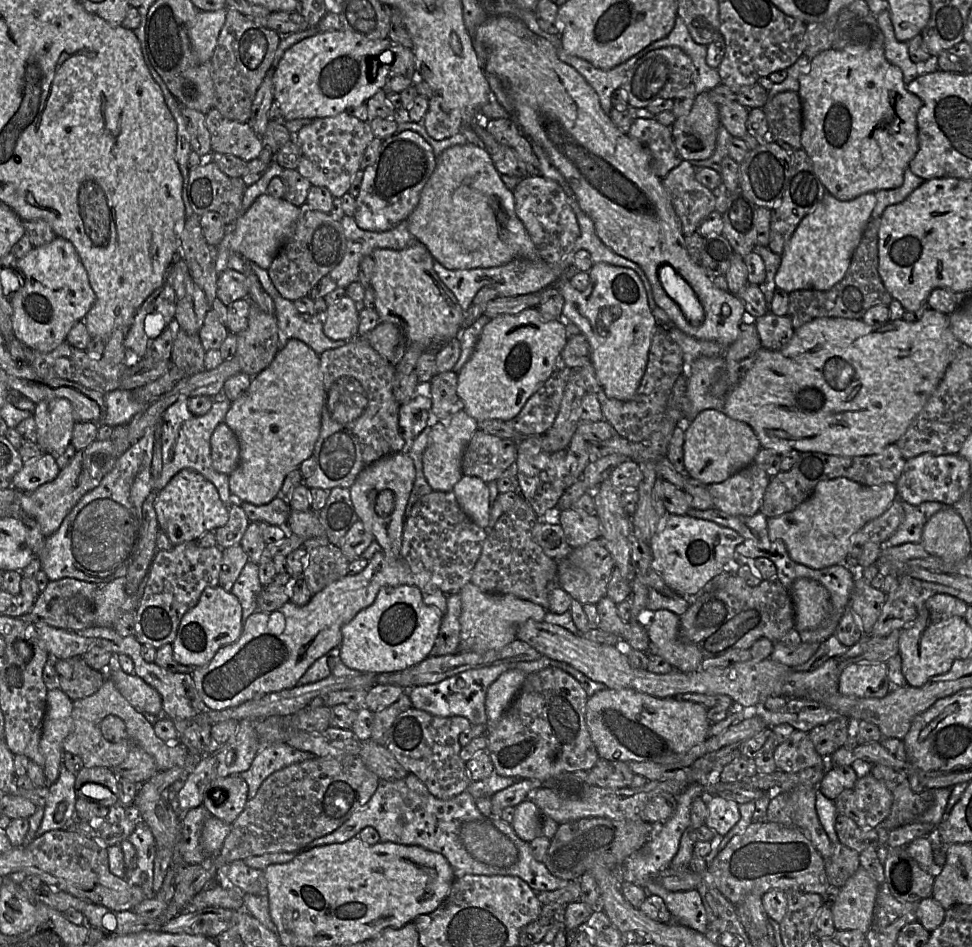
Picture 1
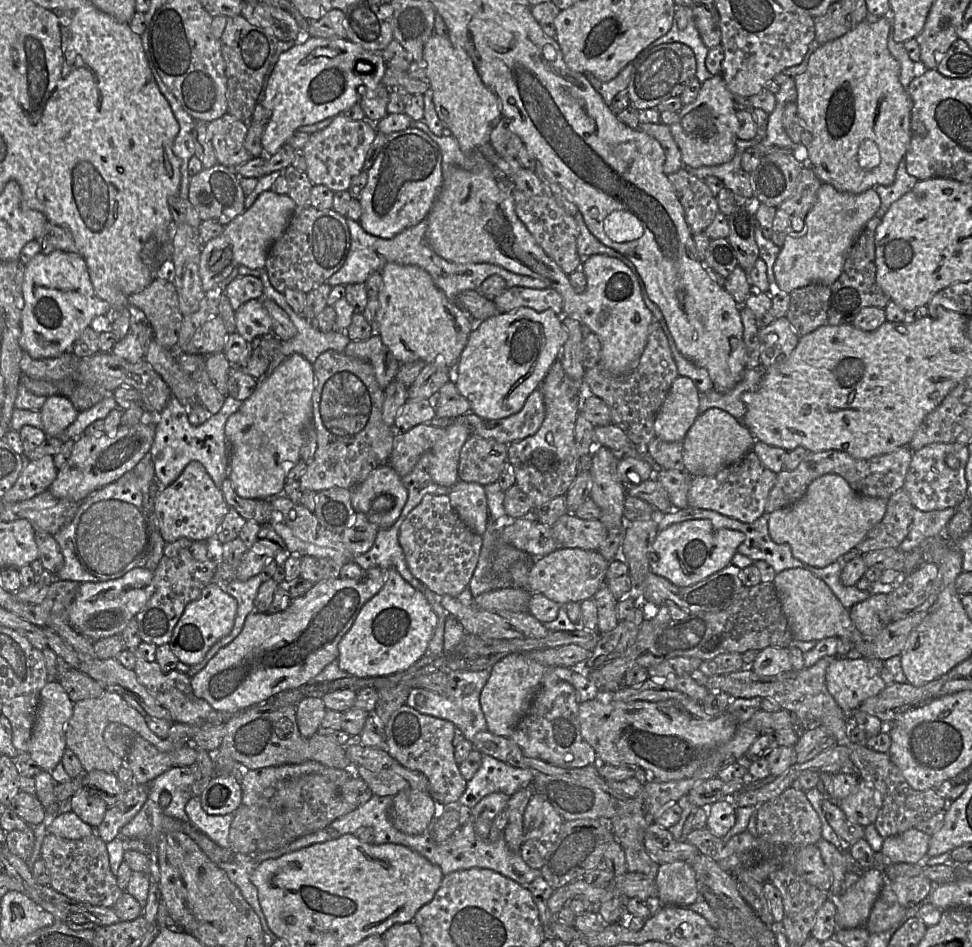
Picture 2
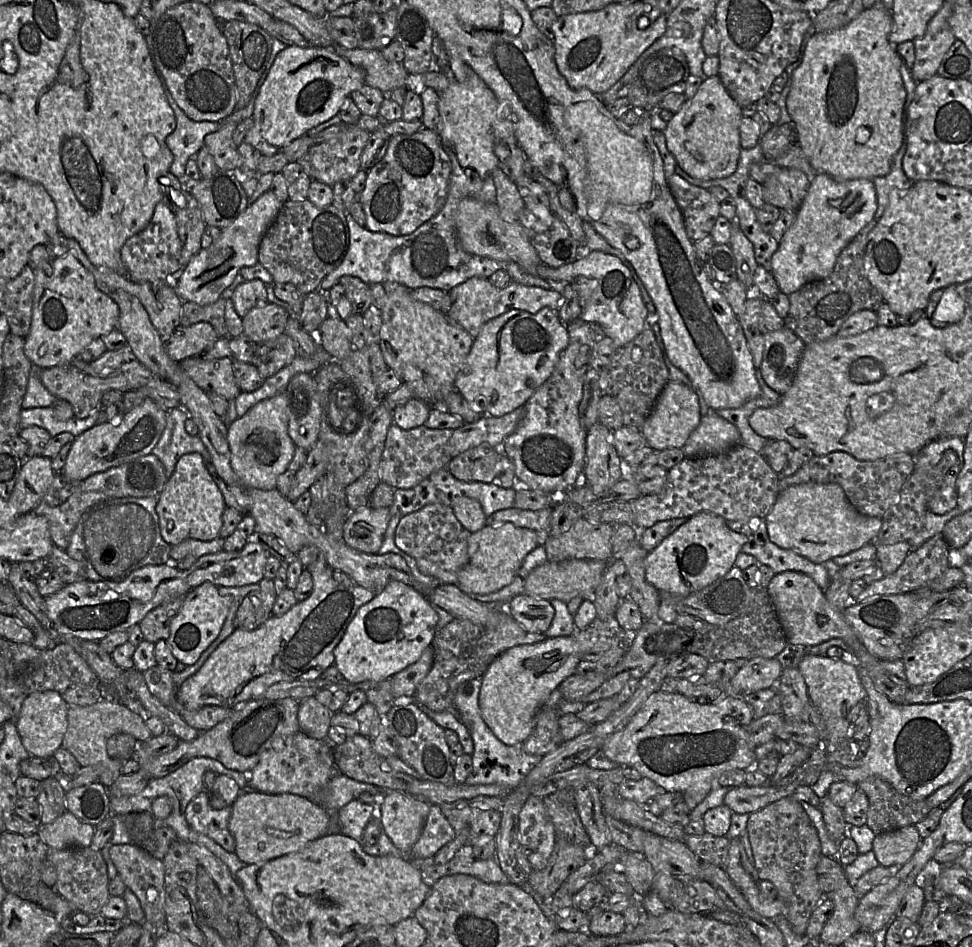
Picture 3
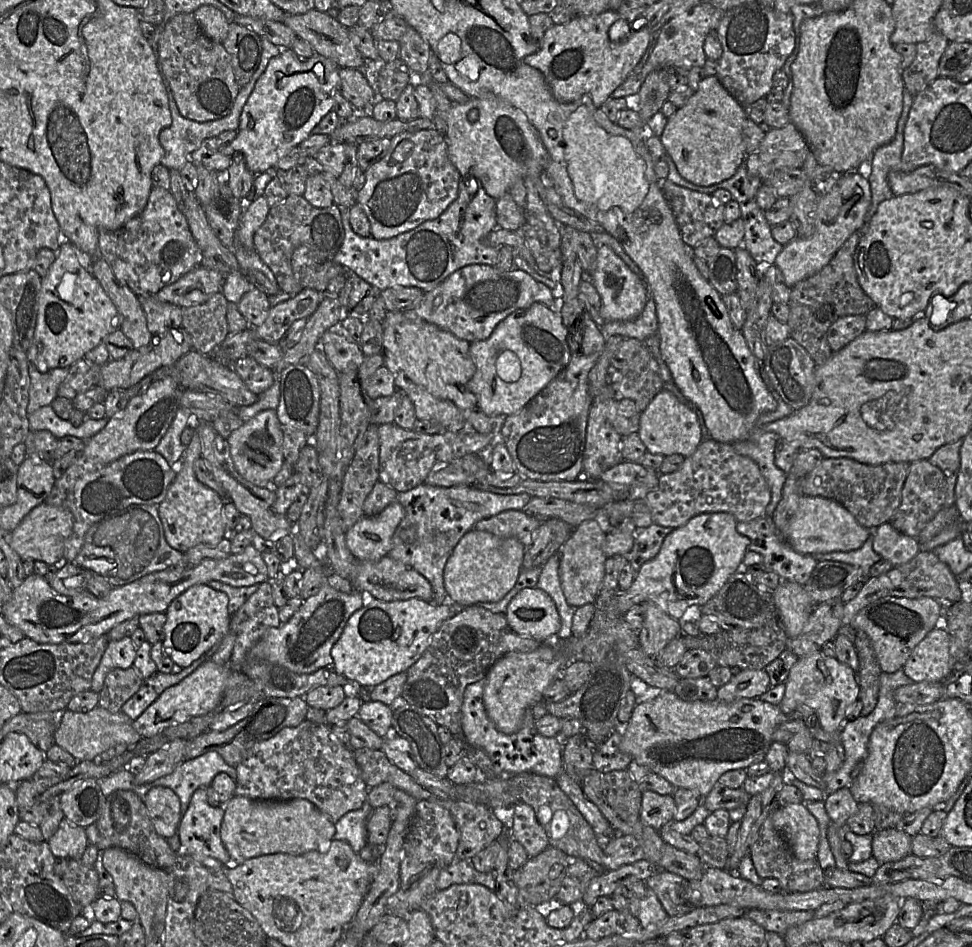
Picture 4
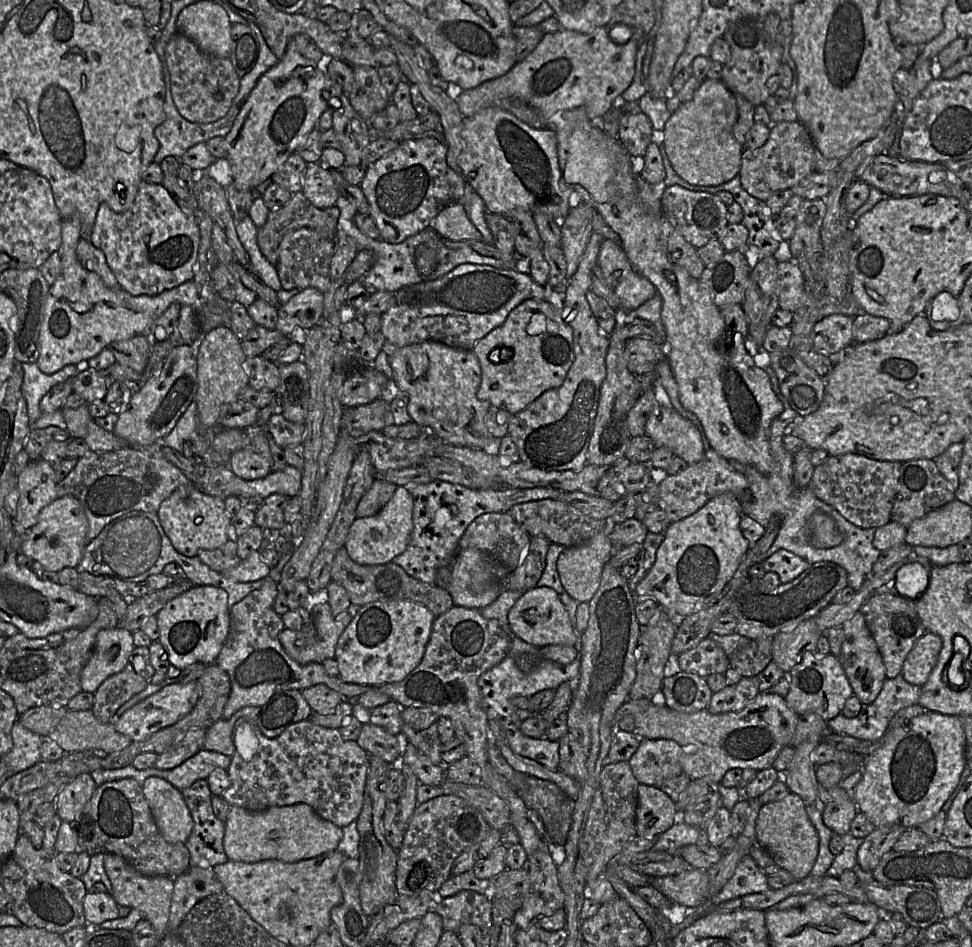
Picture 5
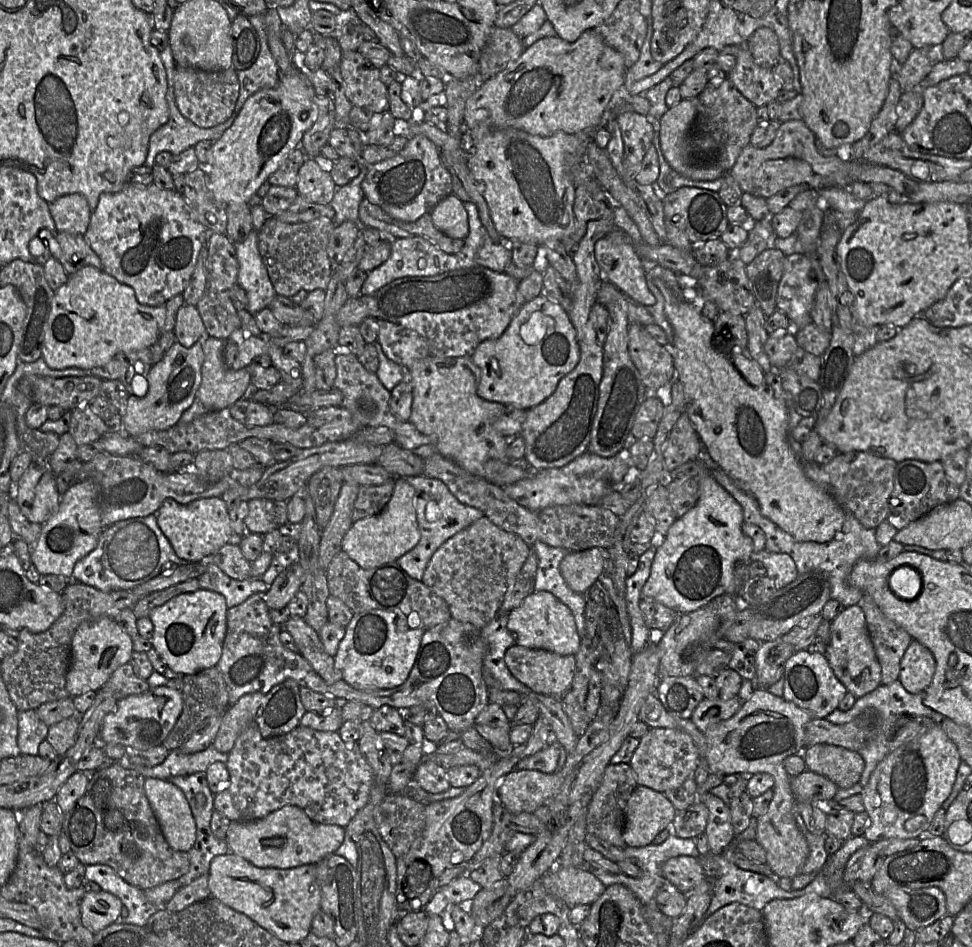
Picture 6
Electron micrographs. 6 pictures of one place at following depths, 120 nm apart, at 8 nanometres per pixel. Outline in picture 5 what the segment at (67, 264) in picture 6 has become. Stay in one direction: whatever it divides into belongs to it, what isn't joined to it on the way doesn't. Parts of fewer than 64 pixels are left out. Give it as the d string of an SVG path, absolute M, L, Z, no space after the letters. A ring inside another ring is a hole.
M83 236L80 238L77 244L77 257L84 268L97 273L109 288L117 289L120 287L107 263L105 254L94 246L89 238Z

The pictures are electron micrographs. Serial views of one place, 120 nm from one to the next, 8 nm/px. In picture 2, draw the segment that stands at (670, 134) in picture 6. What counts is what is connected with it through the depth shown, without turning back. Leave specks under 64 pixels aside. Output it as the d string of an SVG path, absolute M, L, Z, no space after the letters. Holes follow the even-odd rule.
M713 75L701 84L696 99L683 106L677 120L669 125L681 152L683 166L698 168L727 163L736 153L737 119L734 96L721 75Z

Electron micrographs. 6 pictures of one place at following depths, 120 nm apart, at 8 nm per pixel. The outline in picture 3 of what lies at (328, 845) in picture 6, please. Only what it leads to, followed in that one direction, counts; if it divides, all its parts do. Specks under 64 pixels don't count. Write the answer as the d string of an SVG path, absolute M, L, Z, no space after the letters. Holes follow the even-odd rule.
M243 790L231 807L228 828L235 839L235 853L246 864L265 862L298 851L309 842L326 835L331 827L328 811L296 794Z

